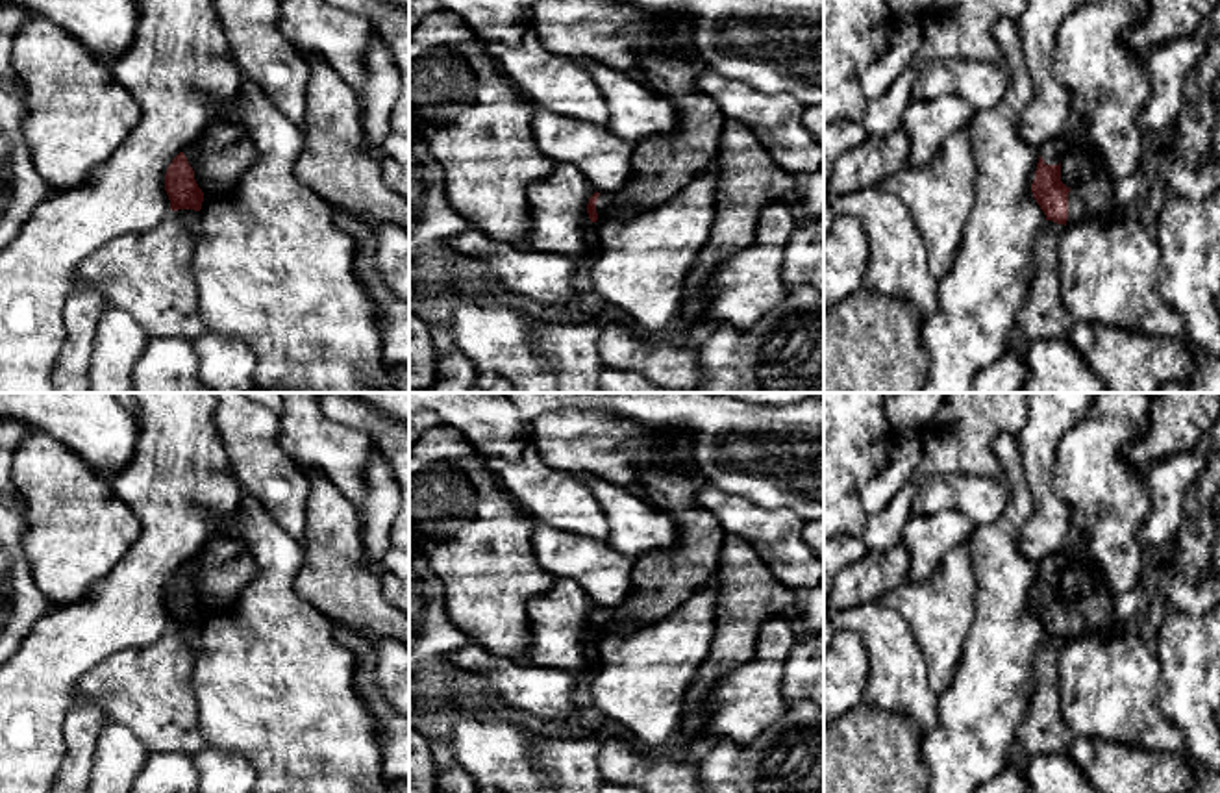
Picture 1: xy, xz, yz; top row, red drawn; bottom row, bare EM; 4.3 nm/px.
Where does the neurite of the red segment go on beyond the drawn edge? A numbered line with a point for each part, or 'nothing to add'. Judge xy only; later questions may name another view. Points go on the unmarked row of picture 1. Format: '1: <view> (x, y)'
1: xy (219, 573)

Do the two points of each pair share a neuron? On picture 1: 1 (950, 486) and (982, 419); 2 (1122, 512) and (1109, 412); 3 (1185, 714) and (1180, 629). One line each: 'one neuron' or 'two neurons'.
1: two neurons
2: one neuron
3: one neuron

